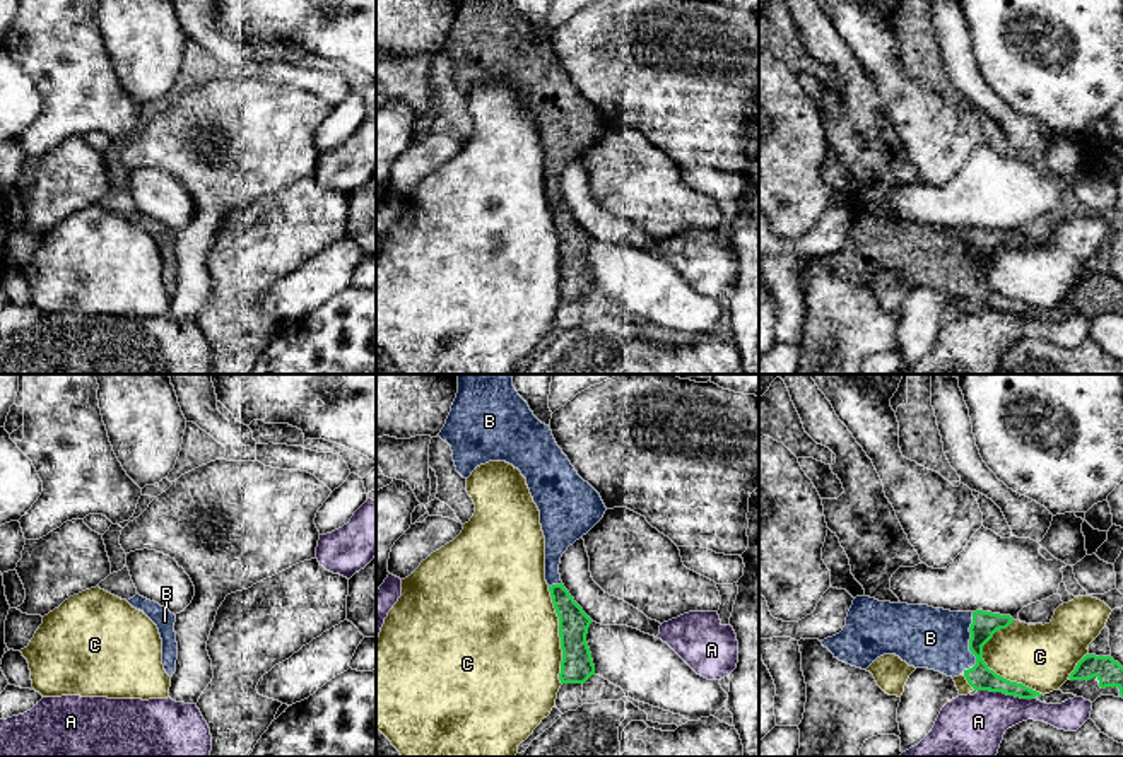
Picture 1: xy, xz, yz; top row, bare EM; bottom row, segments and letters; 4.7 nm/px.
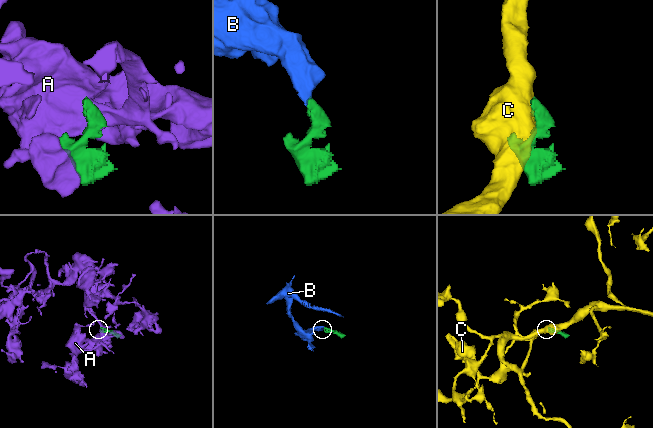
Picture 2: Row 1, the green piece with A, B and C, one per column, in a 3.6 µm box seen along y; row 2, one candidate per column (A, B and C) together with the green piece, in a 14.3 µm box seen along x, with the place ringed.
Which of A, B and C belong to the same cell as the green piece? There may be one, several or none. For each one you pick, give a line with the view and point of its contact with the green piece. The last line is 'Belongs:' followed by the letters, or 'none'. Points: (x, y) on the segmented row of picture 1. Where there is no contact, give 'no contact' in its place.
B: contact yz (970, 645)
Belongs: B

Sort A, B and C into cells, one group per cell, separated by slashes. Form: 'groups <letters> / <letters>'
groups A / B / C

